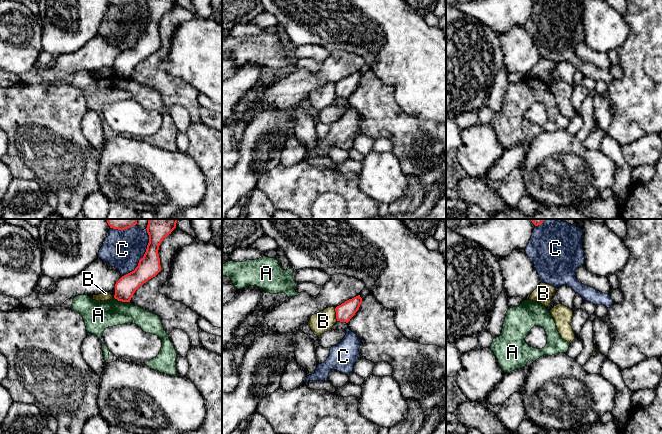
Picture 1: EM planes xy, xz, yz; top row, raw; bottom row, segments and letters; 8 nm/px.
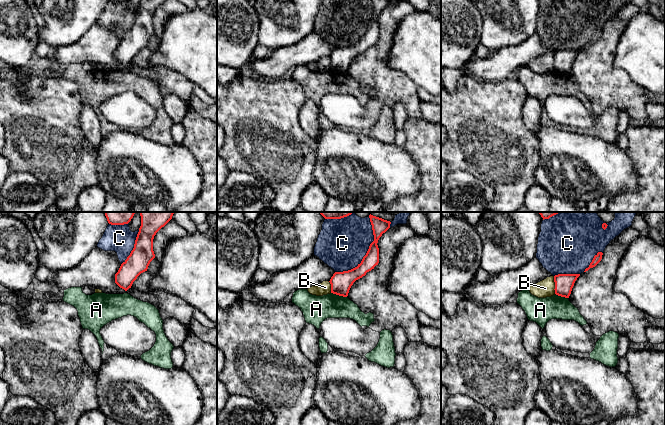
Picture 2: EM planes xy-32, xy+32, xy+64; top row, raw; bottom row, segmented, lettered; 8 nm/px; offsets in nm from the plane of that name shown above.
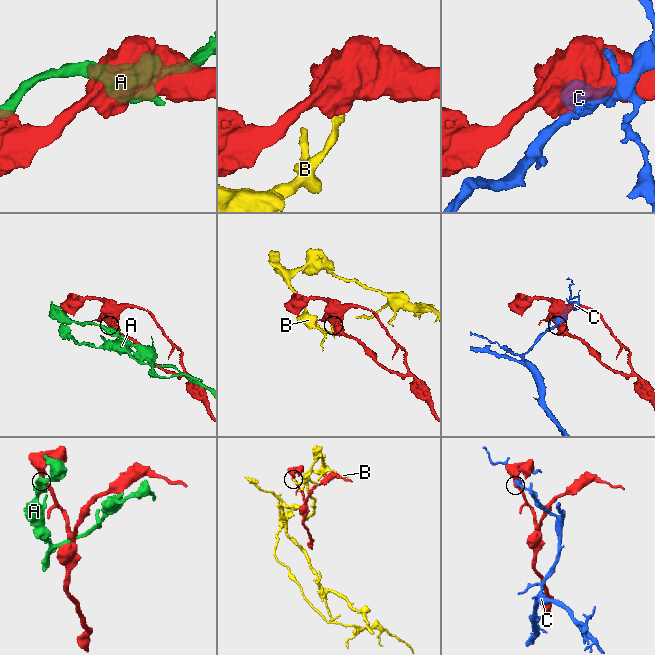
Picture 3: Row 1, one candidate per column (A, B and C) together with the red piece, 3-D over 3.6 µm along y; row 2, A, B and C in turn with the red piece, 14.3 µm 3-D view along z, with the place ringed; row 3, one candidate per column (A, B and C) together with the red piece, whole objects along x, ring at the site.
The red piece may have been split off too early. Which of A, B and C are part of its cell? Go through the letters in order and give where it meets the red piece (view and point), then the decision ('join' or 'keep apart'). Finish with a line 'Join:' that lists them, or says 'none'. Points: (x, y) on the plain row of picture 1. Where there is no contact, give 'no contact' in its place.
A: xy (122, 77) | keep apart
B: xz (336, 90) | keep apart
C: xy (144, 31) | keep apart
Join: none

